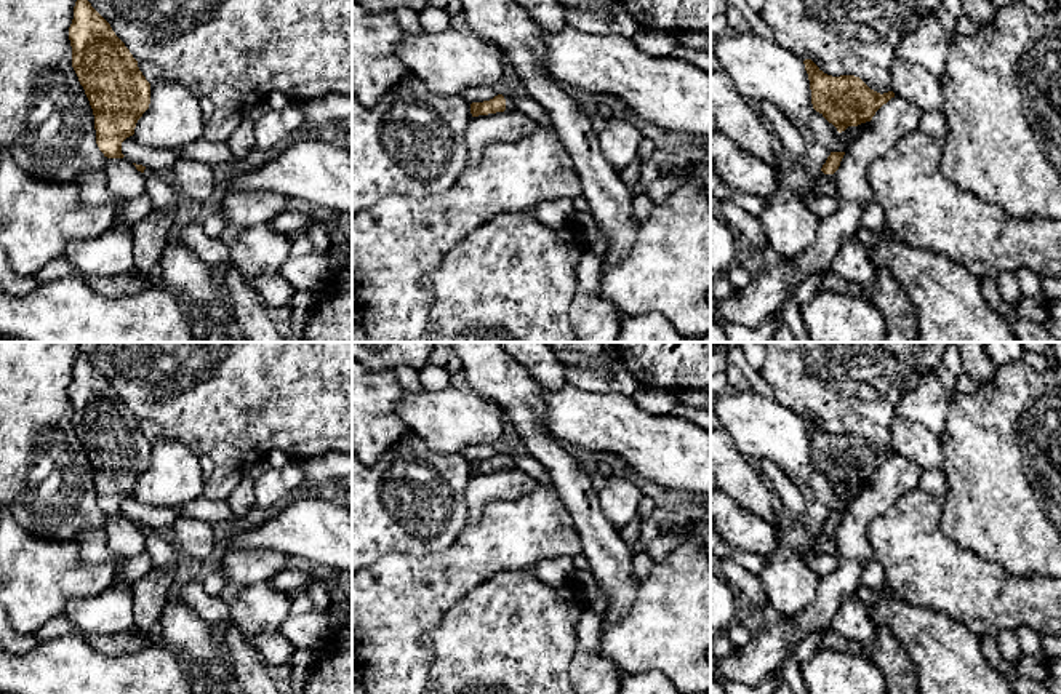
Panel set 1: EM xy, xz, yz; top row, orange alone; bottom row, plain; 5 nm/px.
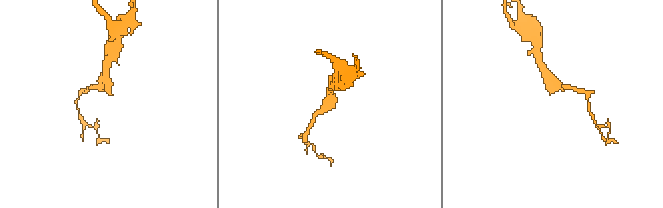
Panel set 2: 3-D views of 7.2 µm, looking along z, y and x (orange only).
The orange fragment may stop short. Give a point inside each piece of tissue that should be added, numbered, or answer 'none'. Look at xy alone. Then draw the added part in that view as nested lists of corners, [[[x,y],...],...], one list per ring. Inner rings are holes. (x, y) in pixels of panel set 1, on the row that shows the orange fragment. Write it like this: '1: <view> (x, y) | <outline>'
1: xy (164, 195) | [[[146,168],[144,173],[146,193],[152,200],[152,209],[160,213],[174,213],[178,208],[179,192],[174,189],[168,176]]]

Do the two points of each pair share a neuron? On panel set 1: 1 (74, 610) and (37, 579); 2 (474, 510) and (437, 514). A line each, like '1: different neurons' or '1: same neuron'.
1: different neurons
2: different neurons

